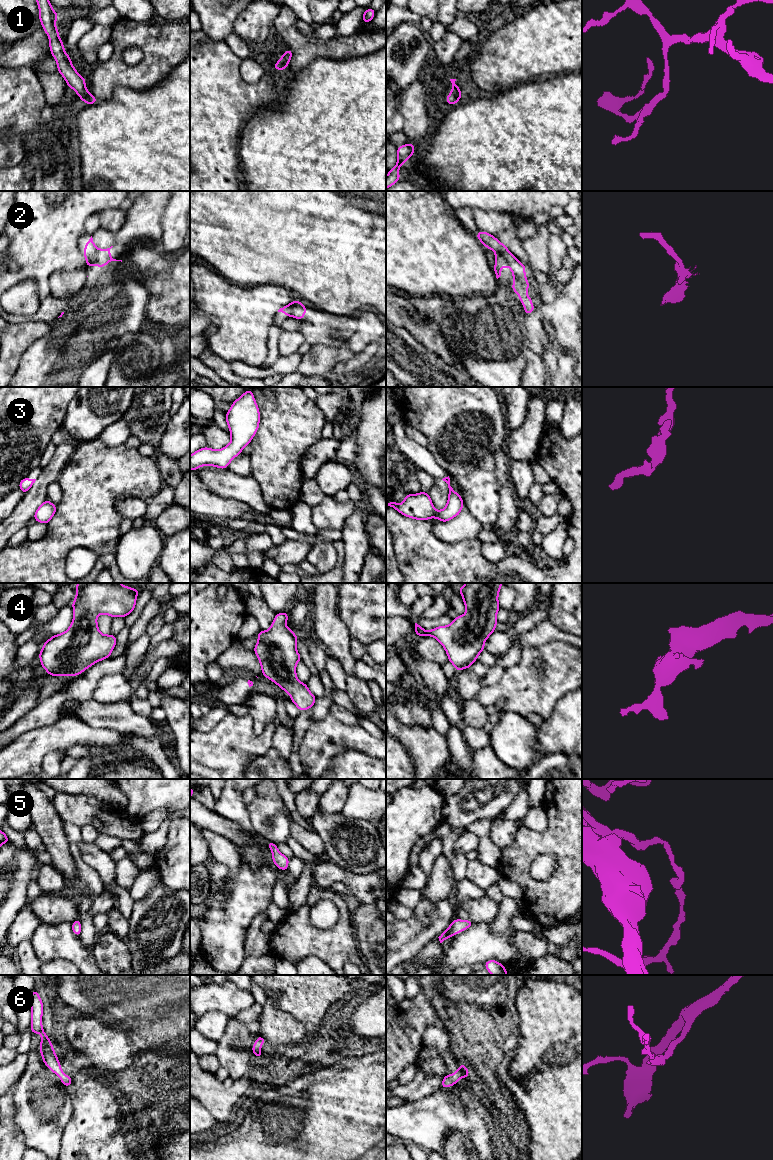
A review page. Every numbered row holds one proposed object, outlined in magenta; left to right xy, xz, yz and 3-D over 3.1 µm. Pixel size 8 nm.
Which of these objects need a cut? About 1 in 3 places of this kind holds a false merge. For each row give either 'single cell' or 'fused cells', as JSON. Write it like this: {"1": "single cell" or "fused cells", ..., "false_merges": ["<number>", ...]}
{"1": "single cell", "2": "fused cells", "3": "single cell", "4": "single cell", "5": "single cell", "6": "single cell", "false_merges": ["2"]}

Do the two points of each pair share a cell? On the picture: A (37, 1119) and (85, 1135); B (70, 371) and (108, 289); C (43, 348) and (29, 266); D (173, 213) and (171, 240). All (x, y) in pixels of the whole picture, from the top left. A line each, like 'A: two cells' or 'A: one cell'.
A: two cells
B: one cell
C: two cells
D: one cell

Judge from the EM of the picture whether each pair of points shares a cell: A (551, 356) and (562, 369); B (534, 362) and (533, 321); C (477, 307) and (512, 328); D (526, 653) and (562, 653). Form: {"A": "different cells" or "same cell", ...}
{"A": "same cell", "B": "different cells", "C": "same cell", "D": "same cell"}

